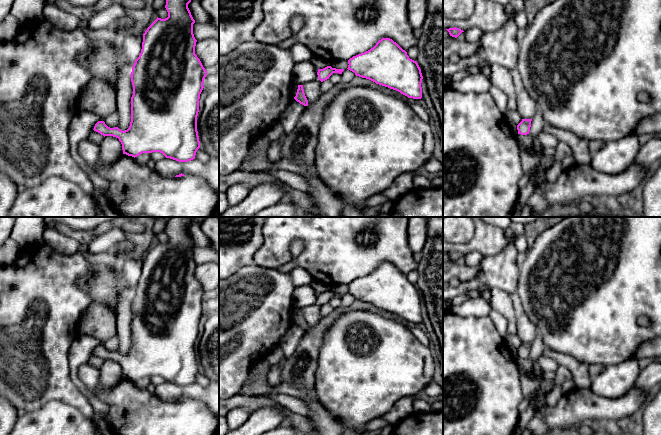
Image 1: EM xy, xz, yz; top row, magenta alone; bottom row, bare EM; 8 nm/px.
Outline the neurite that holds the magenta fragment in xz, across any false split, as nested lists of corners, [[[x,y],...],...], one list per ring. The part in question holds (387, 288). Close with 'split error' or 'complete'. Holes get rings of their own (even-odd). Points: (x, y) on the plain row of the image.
[[[382,262],[370,274],[348,284],[348,294],[356,300],[369,303],[376,308],[396,314],[408,322],[422,322],[422,297],[418,287],[409,282],[407,276],[390,262]]]; complete

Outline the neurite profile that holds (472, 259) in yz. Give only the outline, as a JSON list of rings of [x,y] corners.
[[[478,251],[469,252],[465,255],[465,264],[469,267],[475,267],[480,263],[482,257]]]

